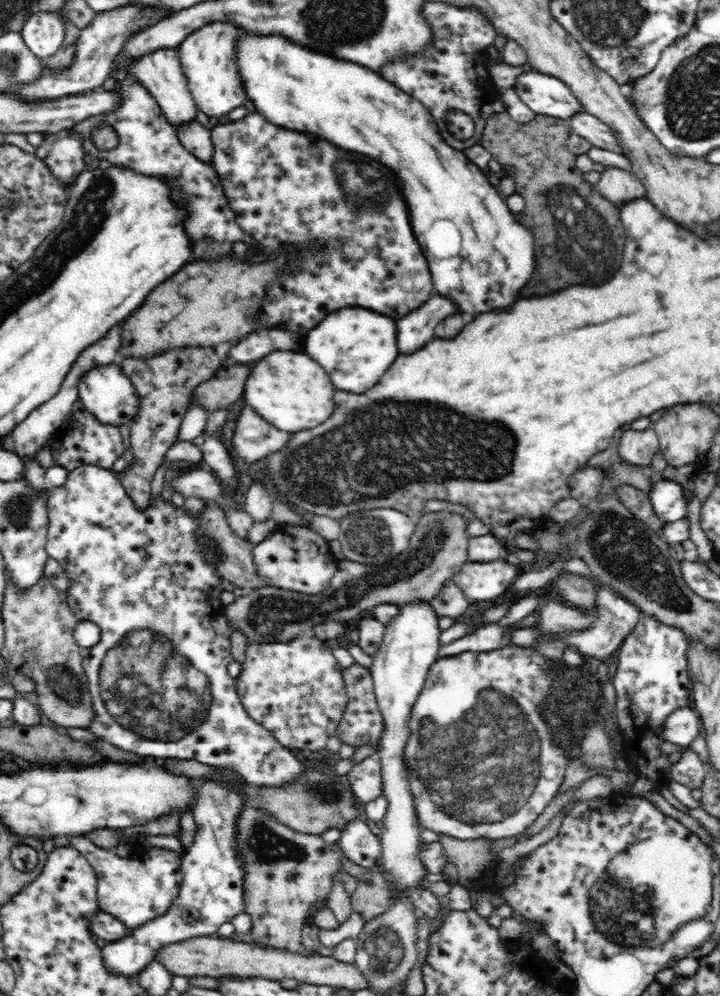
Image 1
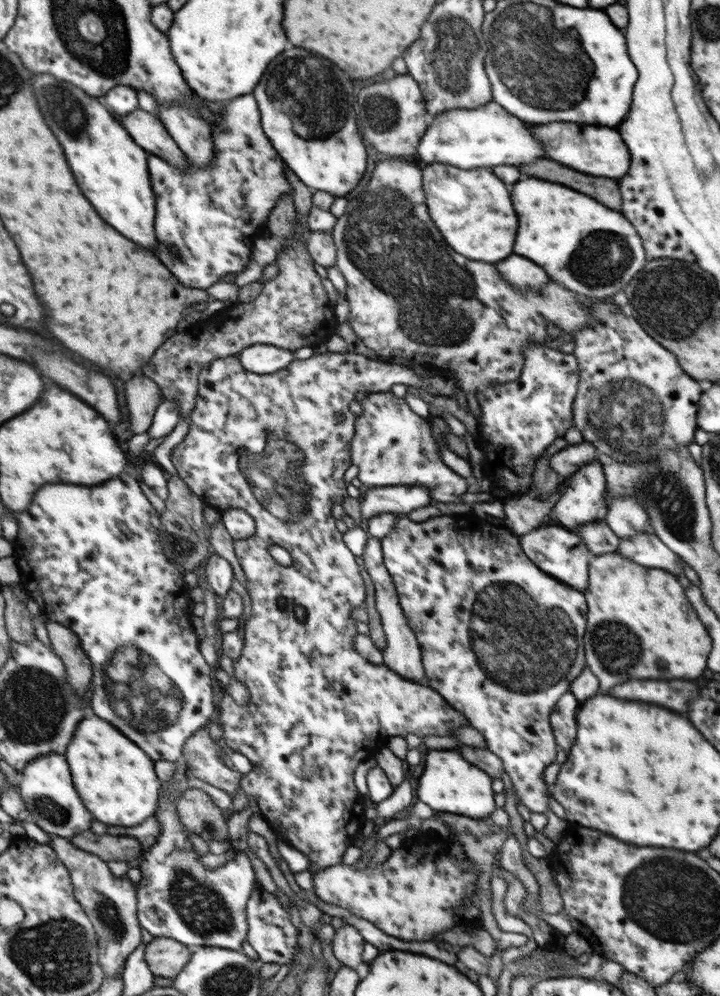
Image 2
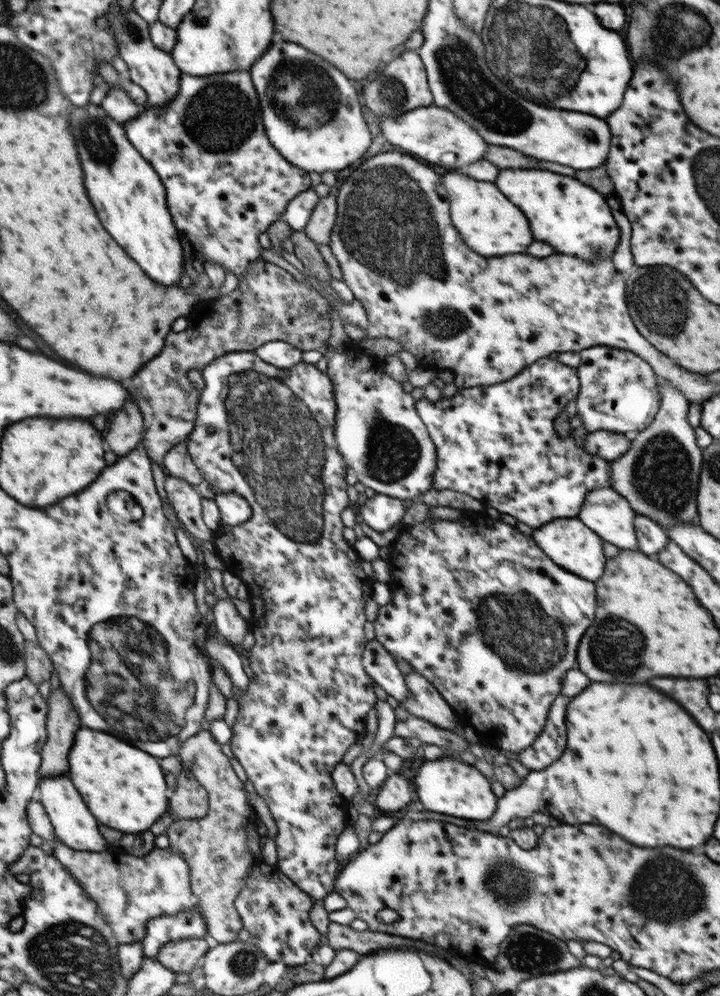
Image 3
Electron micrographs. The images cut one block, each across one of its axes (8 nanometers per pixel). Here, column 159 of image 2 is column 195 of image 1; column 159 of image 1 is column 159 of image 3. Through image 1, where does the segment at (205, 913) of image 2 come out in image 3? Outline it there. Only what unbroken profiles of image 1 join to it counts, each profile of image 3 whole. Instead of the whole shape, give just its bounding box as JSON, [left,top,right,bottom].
[143,902,209,959]

